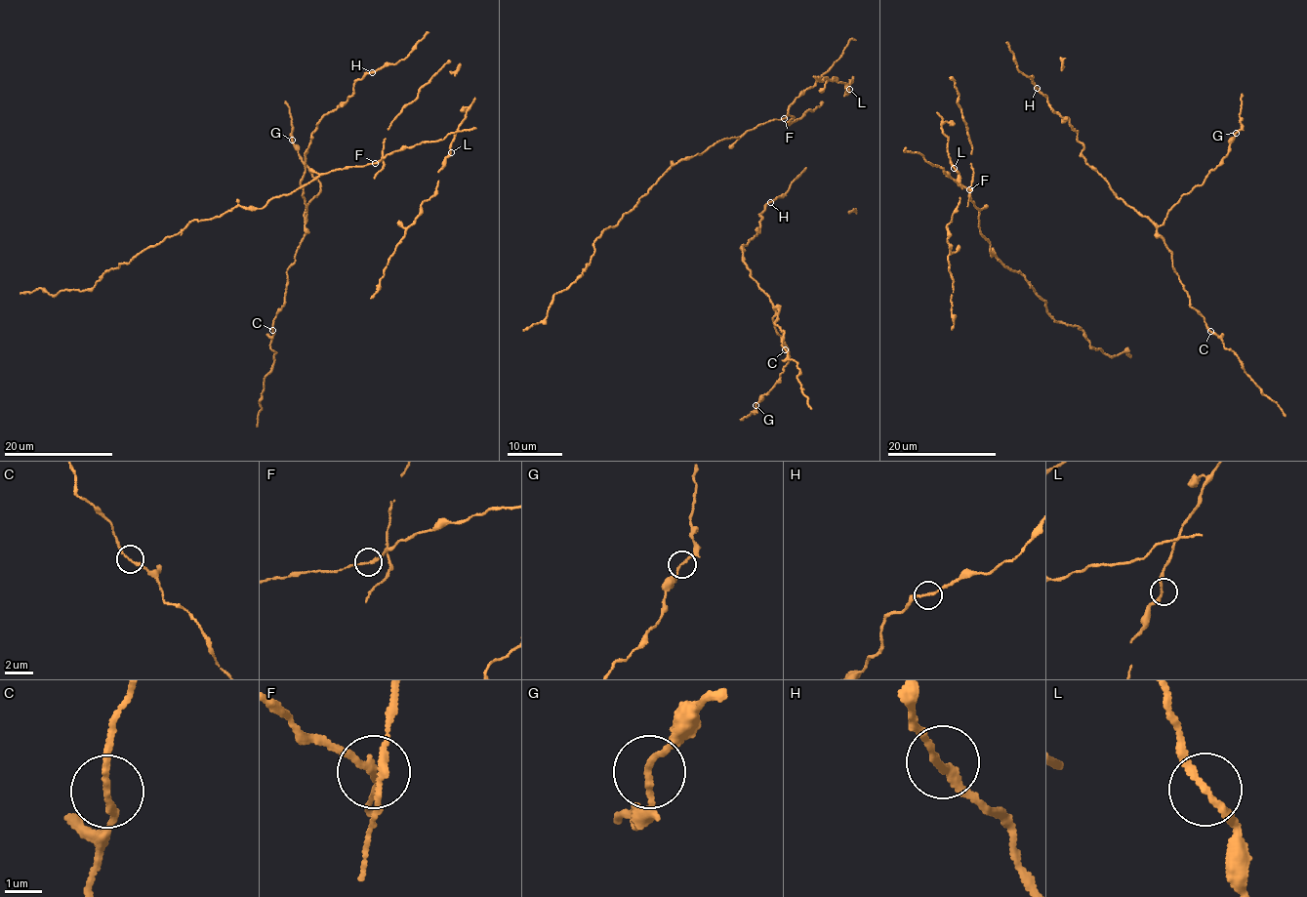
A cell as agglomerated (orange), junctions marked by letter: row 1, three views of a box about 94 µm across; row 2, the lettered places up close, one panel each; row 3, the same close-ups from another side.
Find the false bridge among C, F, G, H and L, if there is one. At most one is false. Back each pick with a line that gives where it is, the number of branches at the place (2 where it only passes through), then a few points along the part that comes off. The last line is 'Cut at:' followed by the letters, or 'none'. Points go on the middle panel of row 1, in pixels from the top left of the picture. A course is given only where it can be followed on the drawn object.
Cut at: none

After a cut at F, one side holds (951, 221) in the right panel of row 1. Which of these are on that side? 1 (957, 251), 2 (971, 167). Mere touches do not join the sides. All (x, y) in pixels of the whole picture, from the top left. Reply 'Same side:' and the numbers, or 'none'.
Same side: 1

